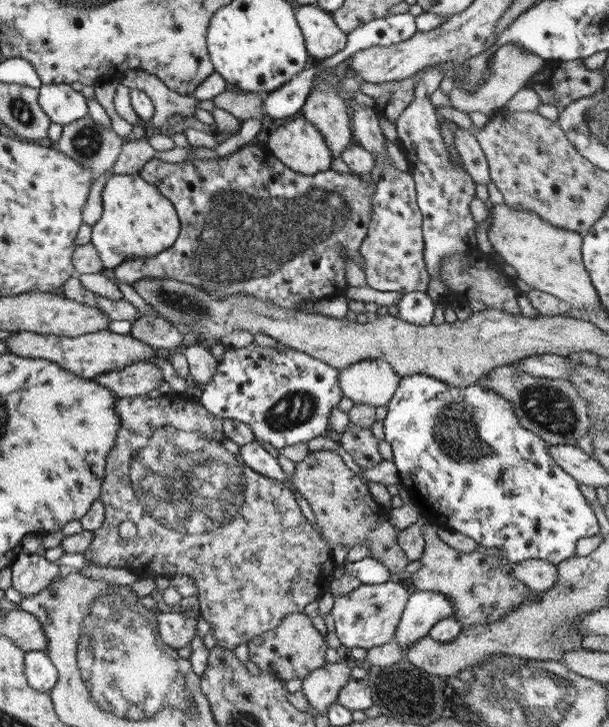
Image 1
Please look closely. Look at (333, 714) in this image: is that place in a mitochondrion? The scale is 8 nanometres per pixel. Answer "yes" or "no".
no

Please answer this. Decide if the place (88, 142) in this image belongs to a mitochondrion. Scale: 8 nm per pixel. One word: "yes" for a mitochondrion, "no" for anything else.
yes

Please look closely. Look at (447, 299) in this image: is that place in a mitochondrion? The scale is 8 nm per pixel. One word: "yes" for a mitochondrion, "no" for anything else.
no

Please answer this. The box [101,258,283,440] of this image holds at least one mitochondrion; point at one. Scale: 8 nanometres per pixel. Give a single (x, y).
(188, 305)

